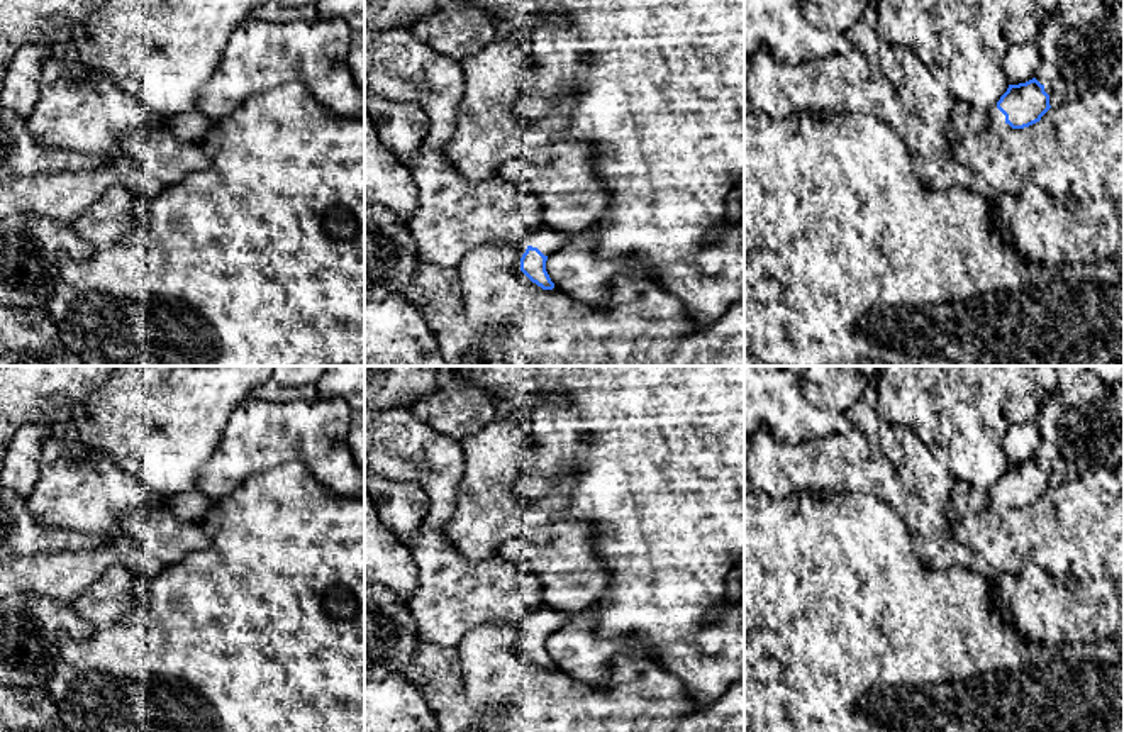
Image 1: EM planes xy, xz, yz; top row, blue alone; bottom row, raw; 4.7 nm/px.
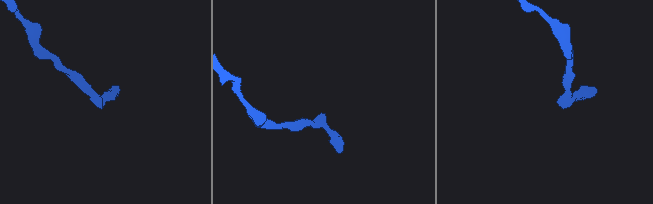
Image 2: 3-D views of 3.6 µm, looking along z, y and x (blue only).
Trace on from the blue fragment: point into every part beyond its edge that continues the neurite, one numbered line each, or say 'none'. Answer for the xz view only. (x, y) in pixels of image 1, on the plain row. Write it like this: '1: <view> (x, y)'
1: xz (548, 621)

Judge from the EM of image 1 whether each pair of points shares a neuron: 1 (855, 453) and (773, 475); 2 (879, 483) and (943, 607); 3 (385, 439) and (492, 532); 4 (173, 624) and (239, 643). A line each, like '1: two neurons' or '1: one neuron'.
1: one neuron
2: two neurons
3: two neurons
4: one neuron

